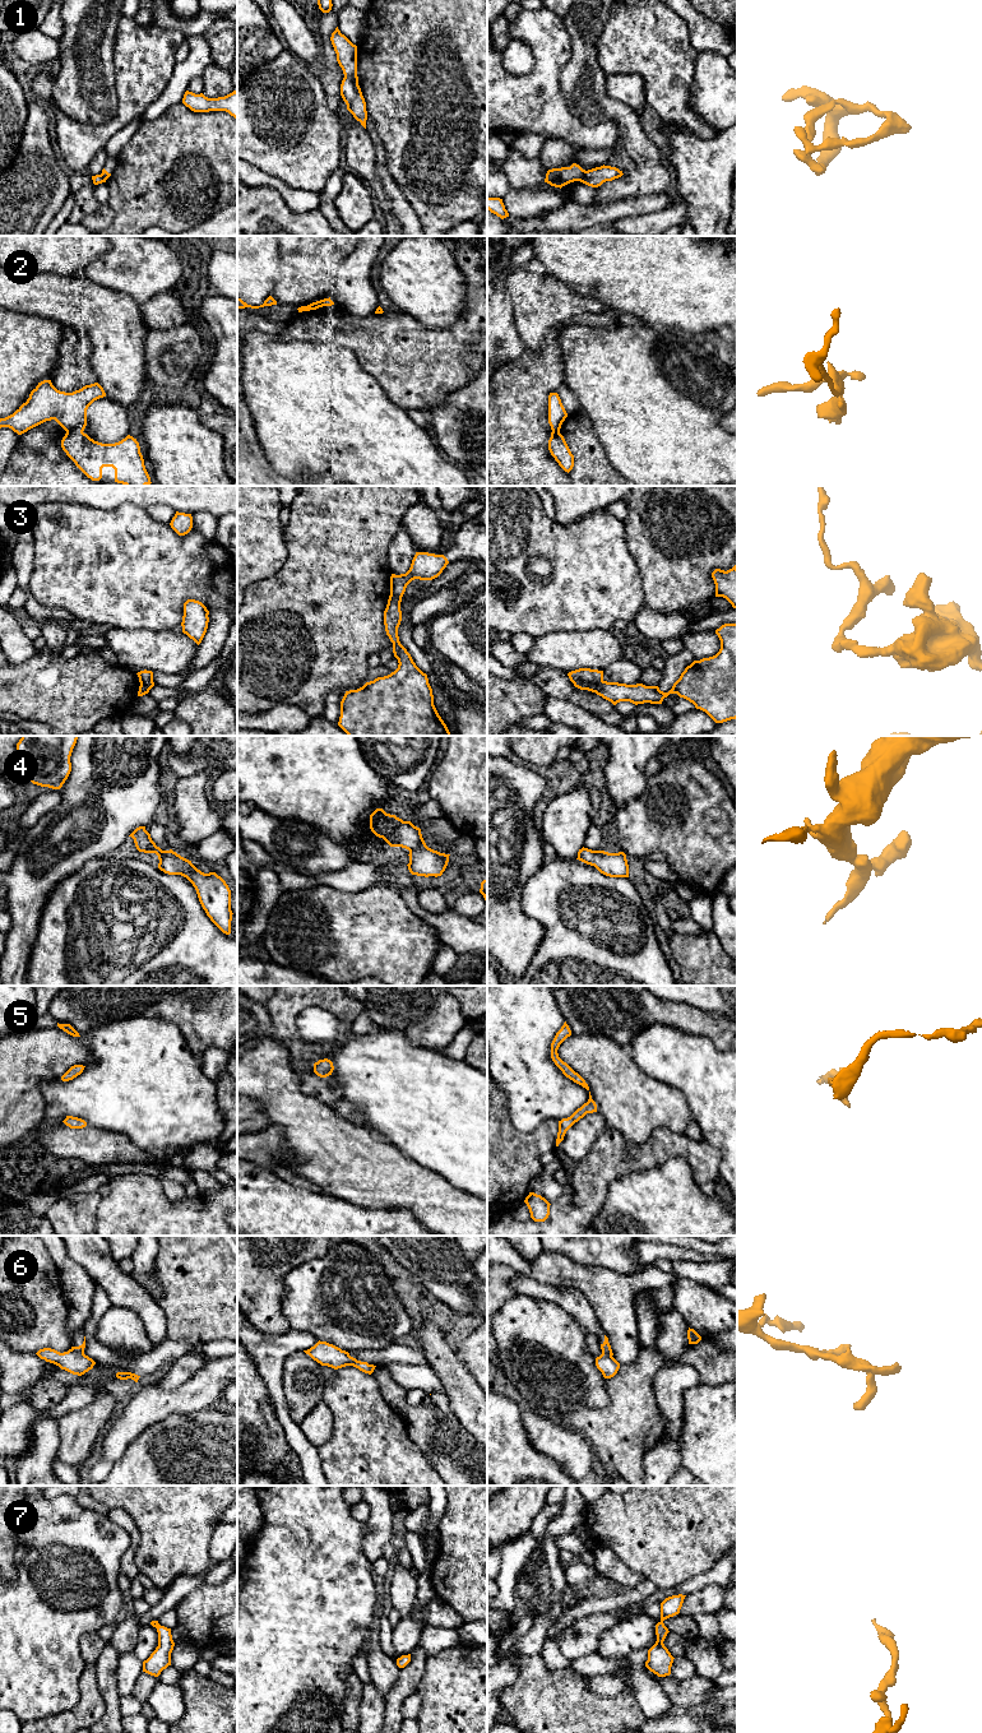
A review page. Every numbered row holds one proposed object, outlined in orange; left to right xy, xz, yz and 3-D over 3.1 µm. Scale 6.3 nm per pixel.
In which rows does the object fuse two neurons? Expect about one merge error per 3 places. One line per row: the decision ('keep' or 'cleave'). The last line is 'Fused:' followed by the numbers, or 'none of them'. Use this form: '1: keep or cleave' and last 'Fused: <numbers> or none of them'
1: cleave
2: cleave
3: cleave
4: keep
5: keep
6: keep
7: keep
Fused: 1, 2, 3

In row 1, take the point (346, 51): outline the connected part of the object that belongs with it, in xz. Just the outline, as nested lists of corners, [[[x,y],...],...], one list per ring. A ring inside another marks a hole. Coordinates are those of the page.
[[[338,27],[332,33],[330,41],[337,54],[337,61],[342,68],[344,77],[348,77],[358,83],[357,46],[353,45],[344,34],[342,34]]]

